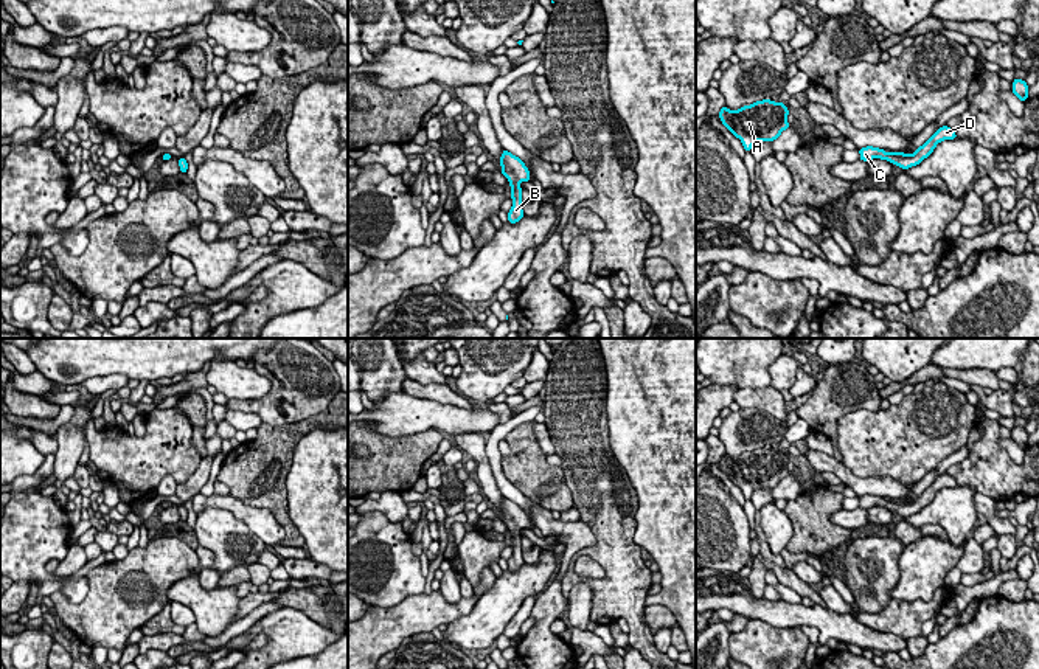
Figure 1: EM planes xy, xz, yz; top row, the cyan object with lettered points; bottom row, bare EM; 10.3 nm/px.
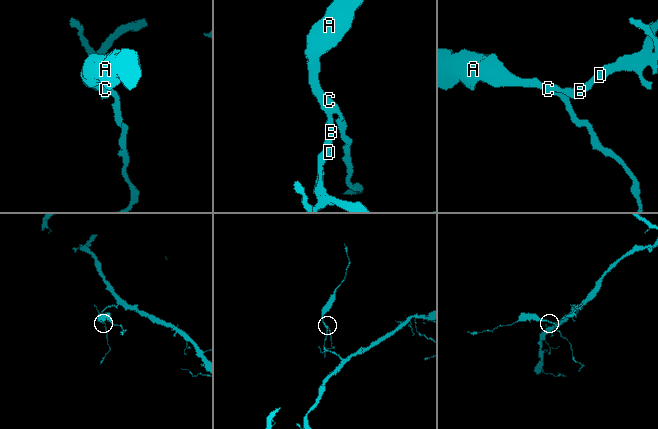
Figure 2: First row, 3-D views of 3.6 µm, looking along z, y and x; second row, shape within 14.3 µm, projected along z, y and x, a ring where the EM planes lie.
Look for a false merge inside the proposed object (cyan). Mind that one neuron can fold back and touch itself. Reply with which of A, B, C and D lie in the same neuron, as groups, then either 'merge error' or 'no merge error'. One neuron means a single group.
groups A B C D; no merge error

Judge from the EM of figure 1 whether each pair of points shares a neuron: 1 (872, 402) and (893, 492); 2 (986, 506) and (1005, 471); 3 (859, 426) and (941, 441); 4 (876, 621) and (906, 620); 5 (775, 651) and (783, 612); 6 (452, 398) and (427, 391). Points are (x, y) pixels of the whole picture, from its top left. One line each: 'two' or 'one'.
1: two
2: two
3: one
4: one
5: two
6: one

